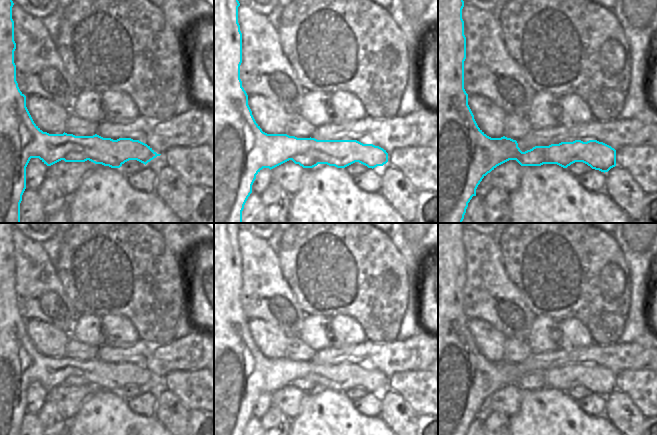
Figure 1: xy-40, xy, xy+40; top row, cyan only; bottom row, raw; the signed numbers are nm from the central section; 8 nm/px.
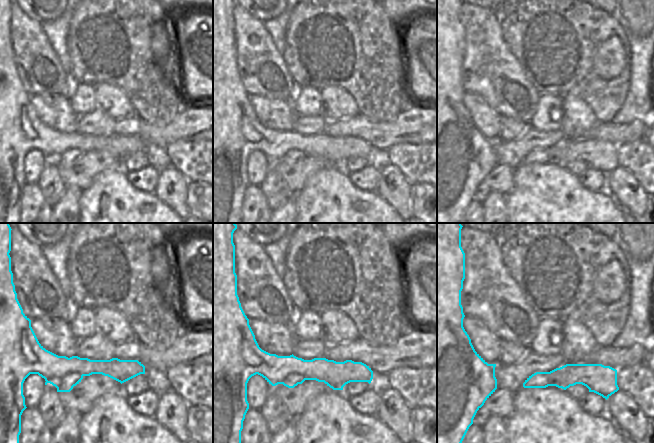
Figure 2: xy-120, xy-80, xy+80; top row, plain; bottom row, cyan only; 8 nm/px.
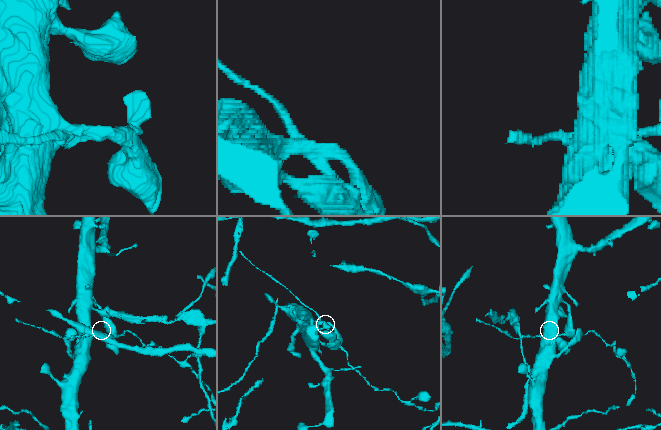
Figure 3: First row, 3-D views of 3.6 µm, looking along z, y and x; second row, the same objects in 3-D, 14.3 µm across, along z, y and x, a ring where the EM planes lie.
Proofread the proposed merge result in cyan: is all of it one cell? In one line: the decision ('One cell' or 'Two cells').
Two cells

